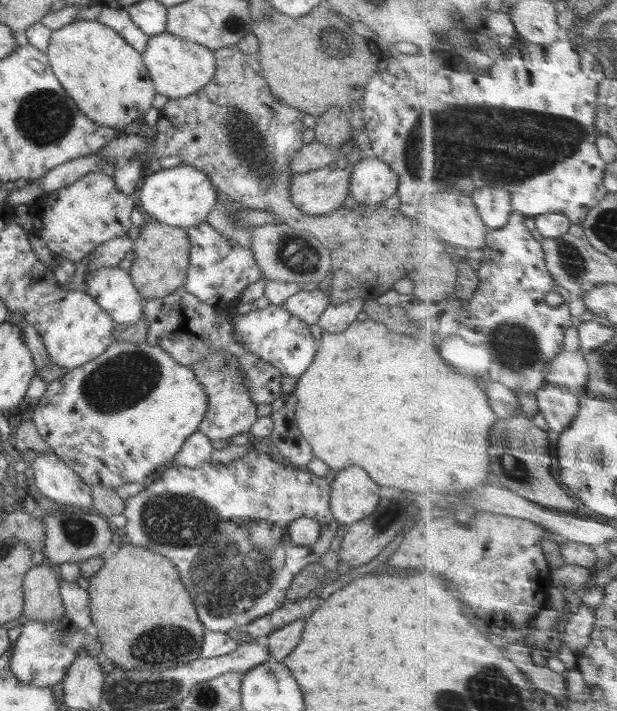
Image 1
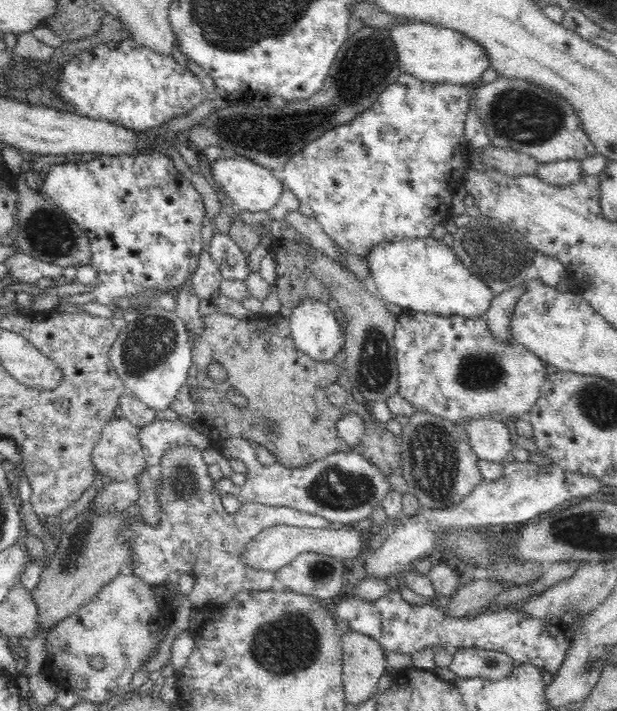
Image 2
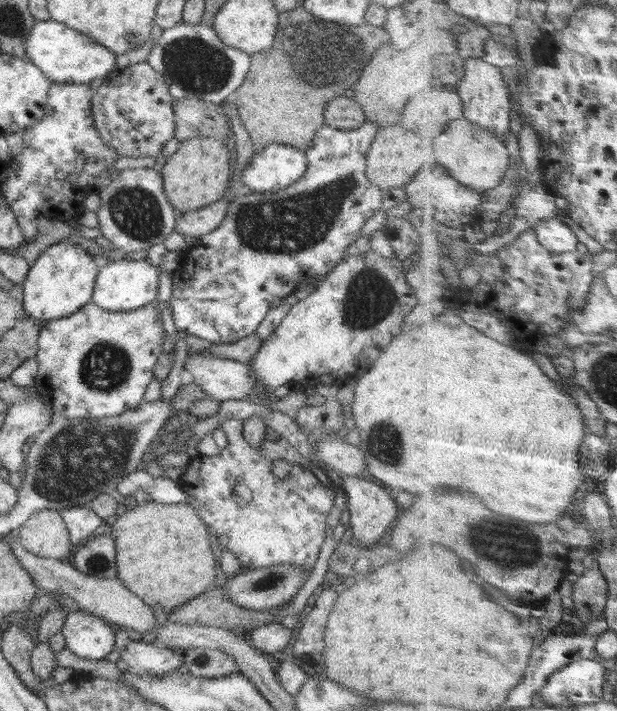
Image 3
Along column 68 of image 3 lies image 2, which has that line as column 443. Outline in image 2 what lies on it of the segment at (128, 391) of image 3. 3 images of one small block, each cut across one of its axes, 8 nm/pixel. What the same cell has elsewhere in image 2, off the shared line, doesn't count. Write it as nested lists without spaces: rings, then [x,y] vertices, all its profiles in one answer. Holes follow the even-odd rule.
[[[404,309],[397,317],[393,339],[399,374],[397,393],[415,406],[416,411],[445,418],[457,425],[464,425],[472,418],[488,414],[504,422],[512,416],[521,417],[534,406],[547,375],[543,360],[523,344],[502,343],[494,338],[485,315],[466,318]]]

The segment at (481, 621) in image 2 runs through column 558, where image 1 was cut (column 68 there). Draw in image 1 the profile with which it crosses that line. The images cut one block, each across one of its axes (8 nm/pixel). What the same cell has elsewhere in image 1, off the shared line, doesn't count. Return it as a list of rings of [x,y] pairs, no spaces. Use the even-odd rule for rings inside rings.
[[[29,621],[20,627],[21,634],[14,643],[9,661],[12,674],[26,684],[52,687],[63,679],[71,662],[82,651],[88,651],[93,655],[102,653],[102,645],[97,637],[88,634],[84,629],[70,626],[67,622]]]

